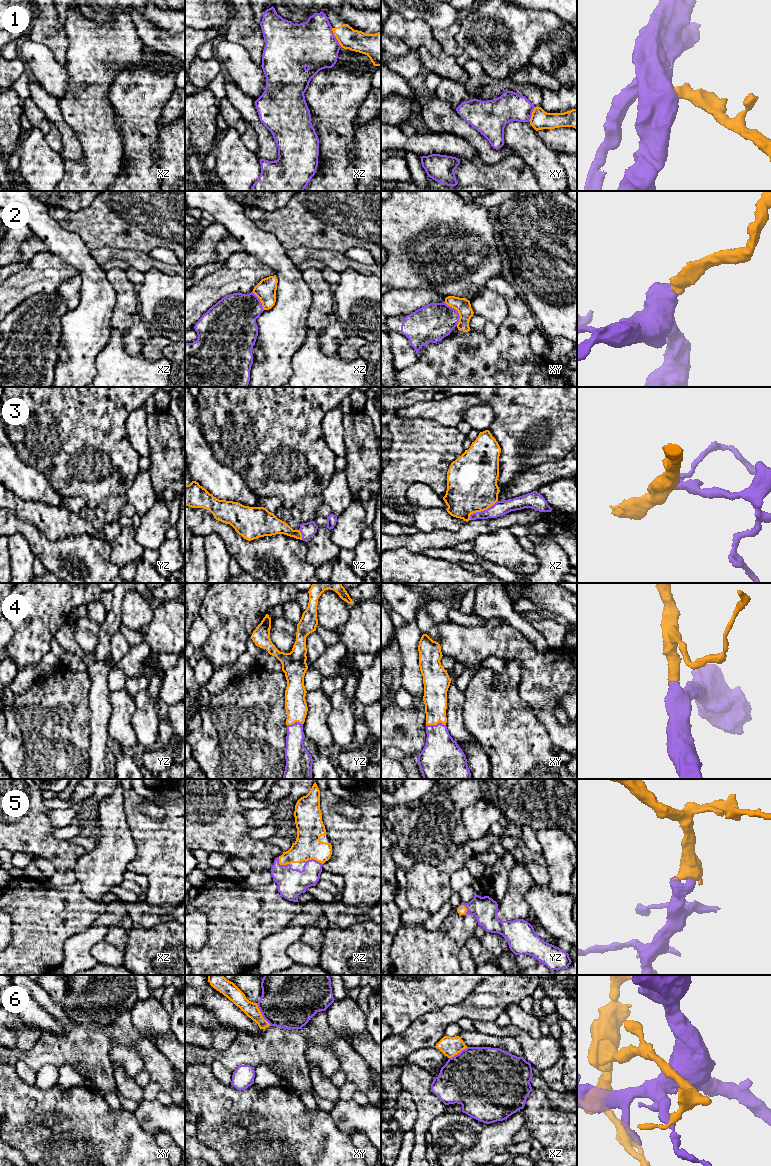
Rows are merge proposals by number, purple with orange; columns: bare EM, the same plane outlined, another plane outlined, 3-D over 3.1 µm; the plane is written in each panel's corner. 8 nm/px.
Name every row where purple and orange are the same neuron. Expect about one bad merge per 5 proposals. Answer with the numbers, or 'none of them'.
4, 5

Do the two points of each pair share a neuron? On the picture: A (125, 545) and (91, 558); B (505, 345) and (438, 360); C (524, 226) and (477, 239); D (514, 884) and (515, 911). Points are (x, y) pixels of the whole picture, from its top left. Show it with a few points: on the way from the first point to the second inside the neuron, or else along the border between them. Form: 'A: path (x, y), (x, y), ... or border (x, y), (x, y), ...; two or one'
A: border (109, 542), (110, 560), (119, 568); two
B: path (488, 361), (483, 363), (455, 363); one
C: border (493, 221), (497, 233); two
D: path (515, 891), (515, 904); one

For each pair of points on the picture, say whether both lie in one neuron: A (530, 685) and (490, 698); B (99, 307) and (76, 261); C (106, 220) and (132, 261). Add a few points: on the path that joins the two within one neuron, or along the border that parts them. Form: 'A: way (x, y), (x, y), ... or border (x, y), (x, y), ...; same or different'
A: border (520, 666), (519, 696), (532, 708); different
B: way (97, 295), (94, 278), (88, 272); same
C: border (101, 247), (134, 248), (147, 253); different

